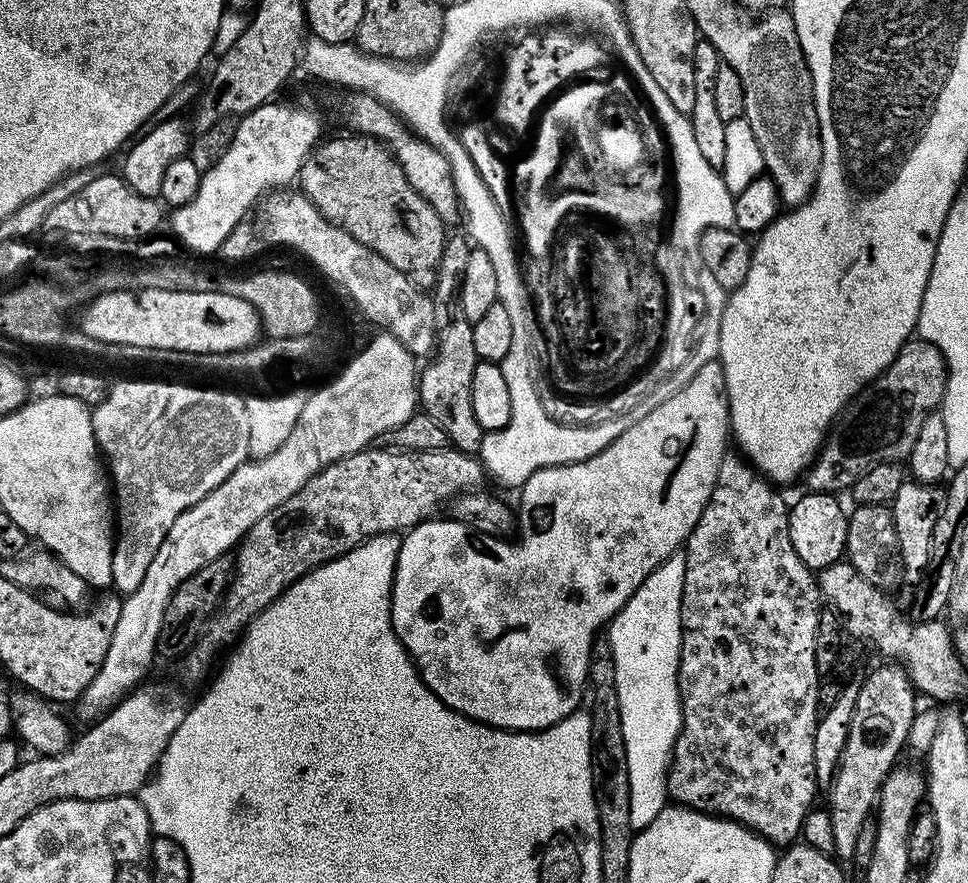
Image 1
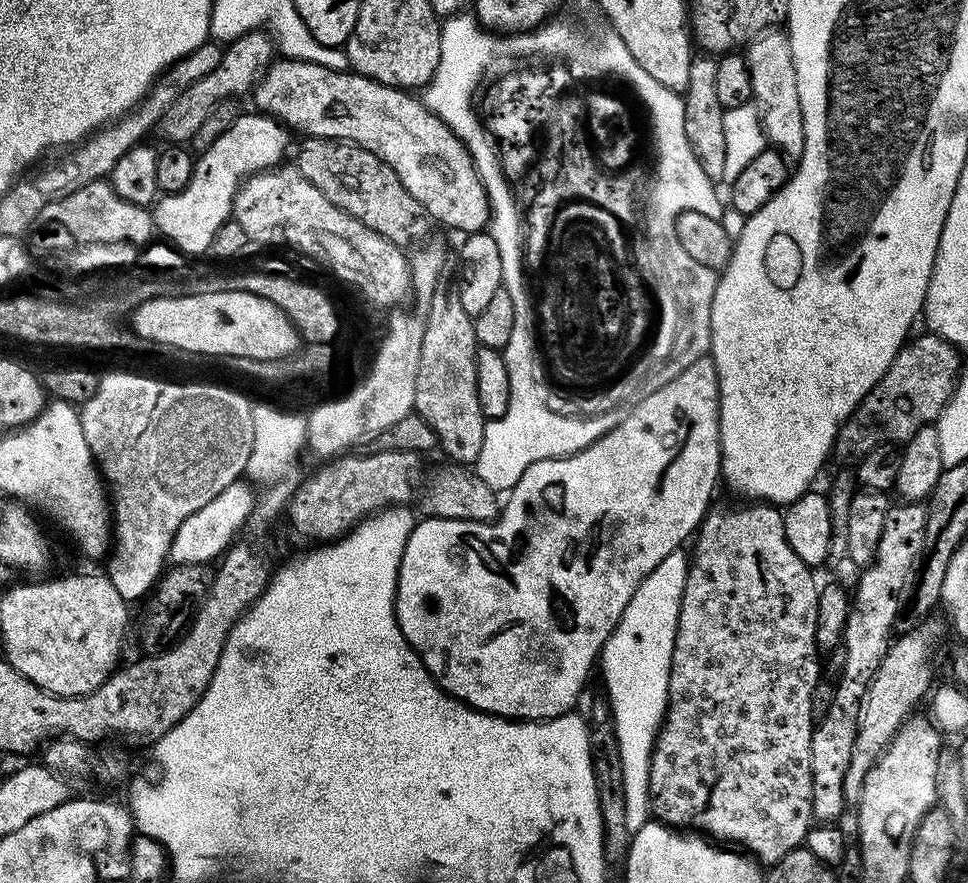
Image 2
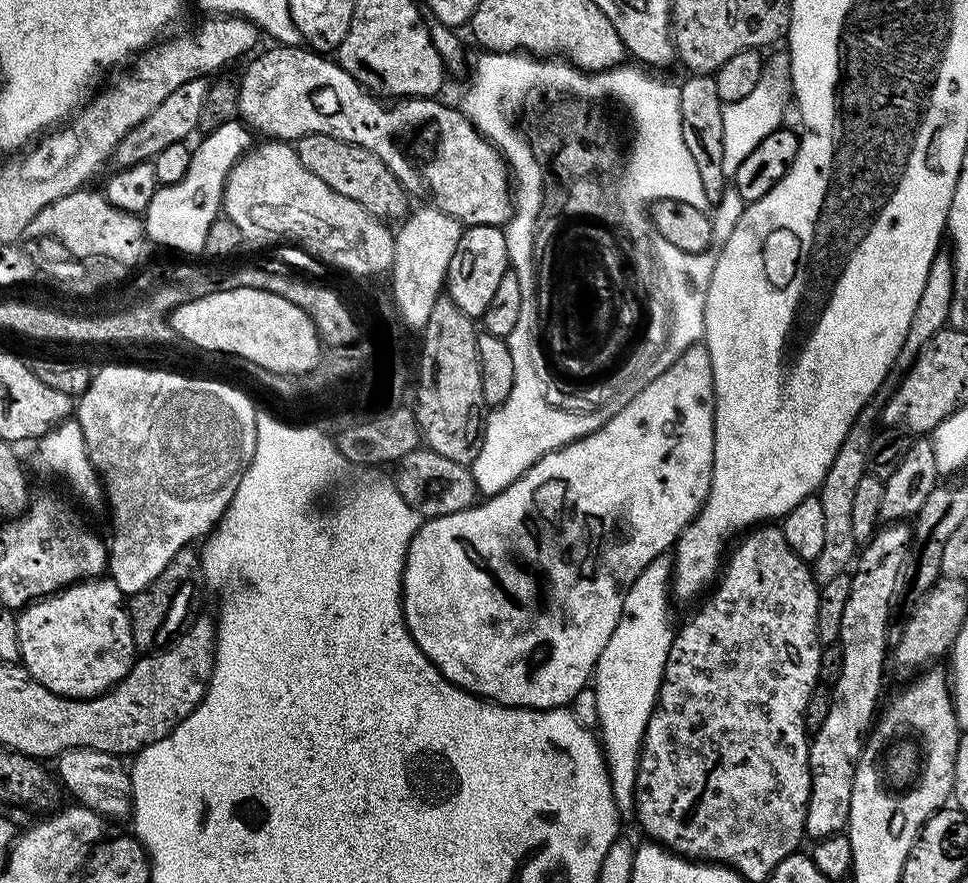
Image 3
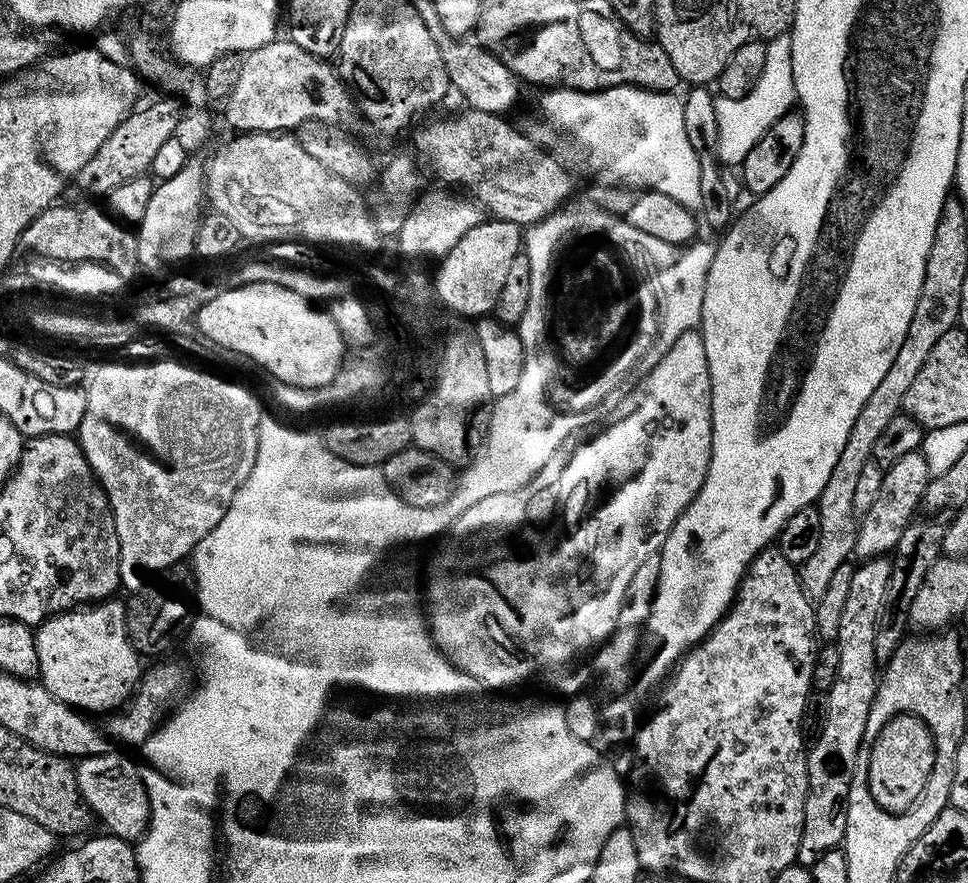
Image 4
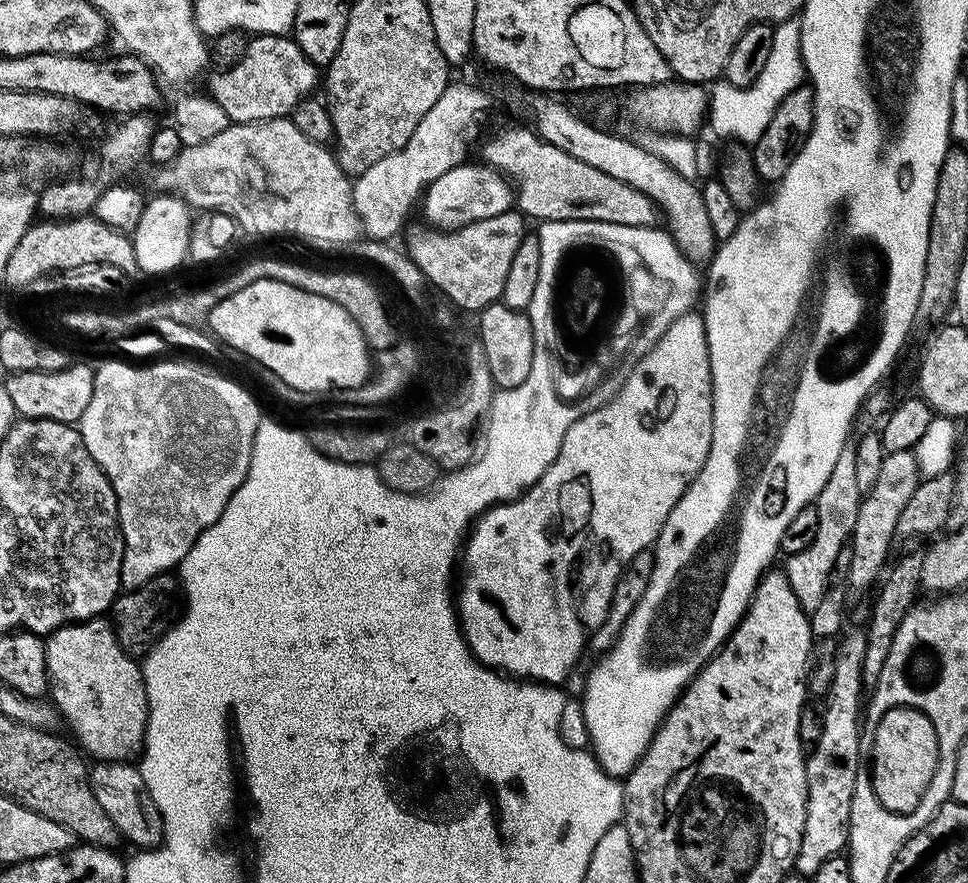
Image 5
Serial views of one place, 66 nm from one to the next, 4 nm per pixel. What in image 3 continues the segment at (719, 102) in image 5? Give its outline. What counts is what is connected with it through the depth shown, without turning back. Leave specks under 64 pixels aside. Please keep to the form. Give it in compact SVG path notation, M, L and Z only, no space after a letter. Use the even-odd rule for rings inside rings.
M780 50L773 60L767 61L762 78L753 92L746 94L742 102L730 102L722 110L722 170L732 178L735 177L738 166L746 162L749 154L754 154L754 146L766 138L773 130L785 123L784 111L790 104L790 73L788 70L788 53Z

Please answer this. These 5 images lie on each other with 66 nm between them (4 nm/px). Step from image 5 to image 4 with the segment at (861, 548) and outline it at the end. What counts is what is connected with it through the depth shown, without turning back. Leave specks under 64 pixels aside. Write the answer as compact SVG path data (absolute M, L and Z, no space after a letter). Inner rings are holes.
M920 450L906 454L903 458L898 458L898 462L884 468L882 490L878 490L874 506L870 506L870 510L866 510L866 514L858 520L855 555L860 556L861 561L873 560L875 556L883 556L895 549L908 525L917 519L926 486L932 477L930 466L926 466L926 458Z

